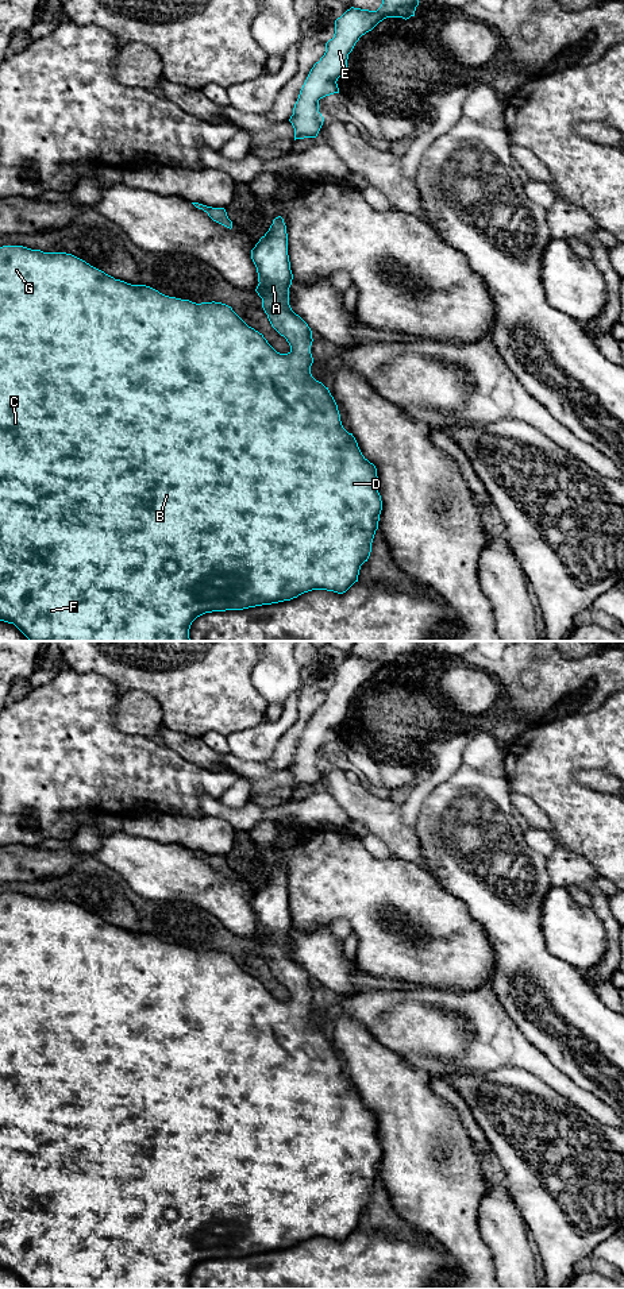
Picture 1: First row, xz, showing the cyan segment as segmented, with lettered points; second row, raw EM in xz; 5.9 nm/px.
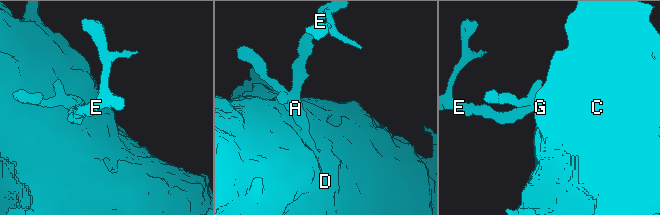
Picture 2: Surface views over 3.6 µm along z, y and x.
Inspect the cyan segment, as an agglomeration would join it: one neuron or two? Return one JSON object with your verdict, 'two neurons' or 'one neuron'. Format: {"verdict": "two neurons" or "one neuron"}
{"verdict": "one neuron"}

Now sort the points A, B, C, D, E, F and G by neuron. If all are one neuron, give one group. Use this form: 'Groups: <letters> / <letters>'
Groups: A B C D E F G

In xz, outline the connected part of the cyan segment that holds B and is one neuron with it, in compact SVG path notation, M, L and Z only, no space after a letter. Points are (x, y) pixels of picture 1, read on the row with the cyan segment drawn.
M281 216L273 220L269 231L251 250L251 259L258 273L255 292L262 298L262 308L271 327L290 346L288 354L277 352L262 333L249 327L231 306L222 302L196 304L189 300L169 297L146 285L131 285L105 274L85 260L66 252L43 252L23 246L0 247L0 621L14 624L30 641L190 641L192 622L212 611L243 610L249 607L290 601L312 590L346 593L355 582L361 566L367 561L371 543L378 529L382 501L377 486L377 468L361 452L353 433L340 421L338 405L328 387L311 374L312 331L289 305L289 287L293 274L288 255L286 225Z

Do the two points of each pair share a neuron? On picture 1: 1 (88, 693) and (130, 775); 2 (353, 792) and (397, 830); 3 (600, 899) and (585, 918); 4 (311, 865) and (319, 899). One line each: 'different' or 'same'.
1: same
2: same
3: different
4: same

